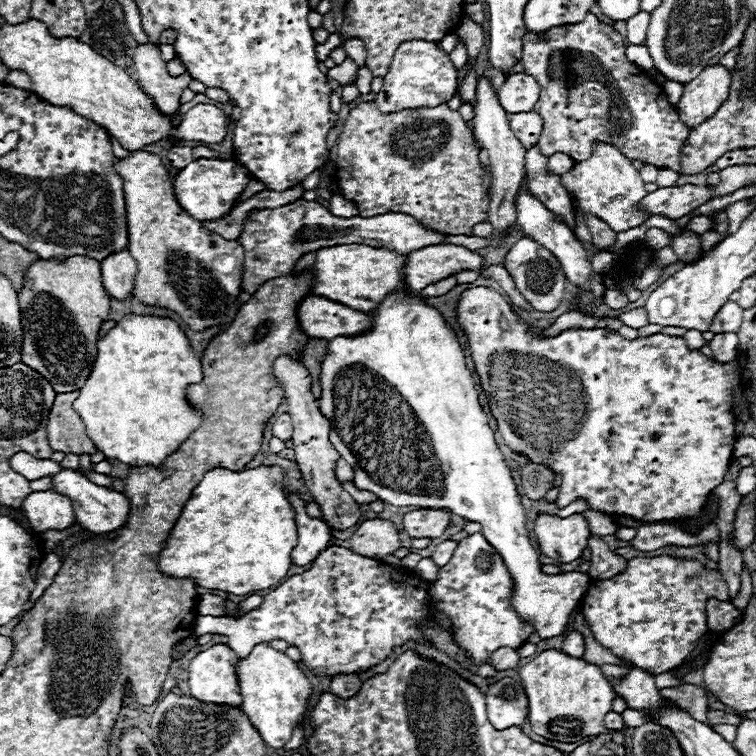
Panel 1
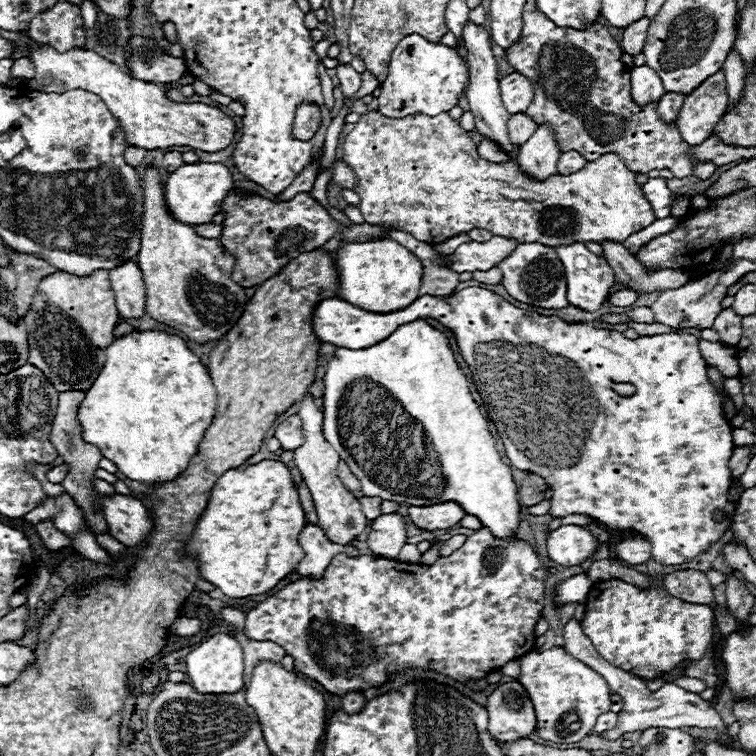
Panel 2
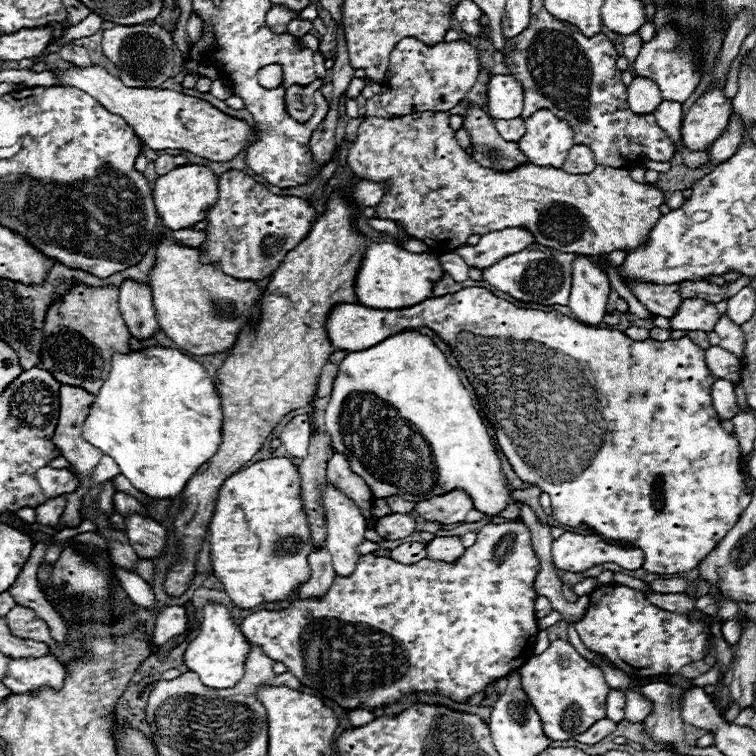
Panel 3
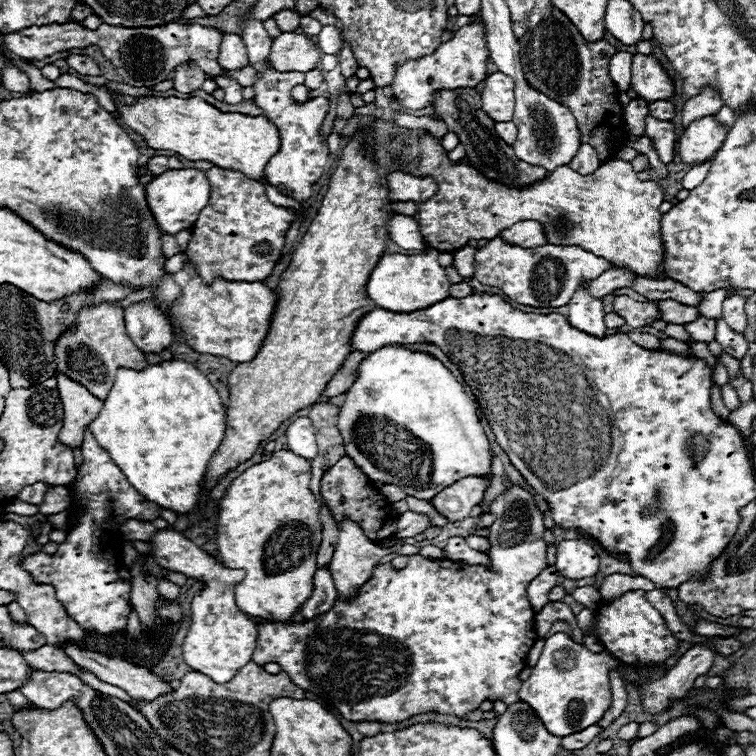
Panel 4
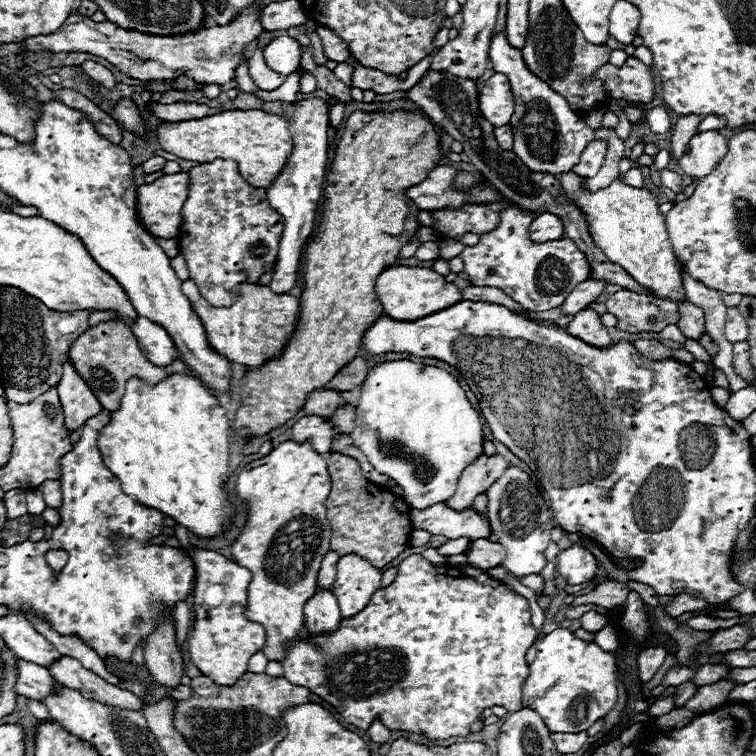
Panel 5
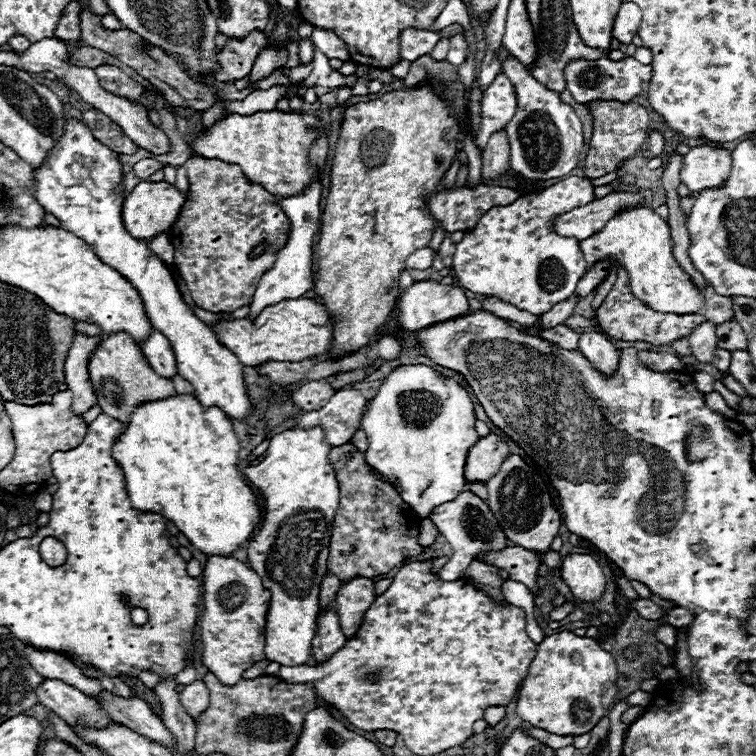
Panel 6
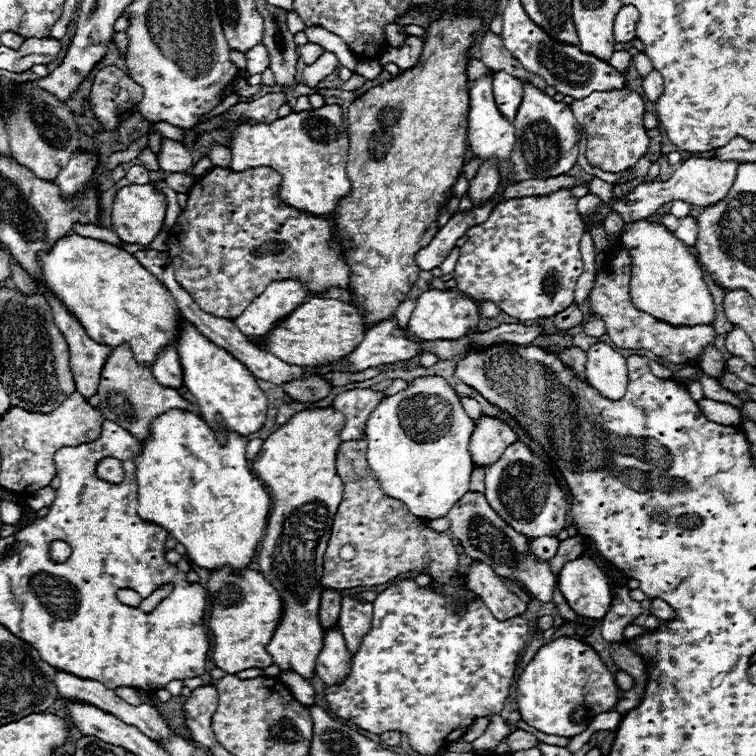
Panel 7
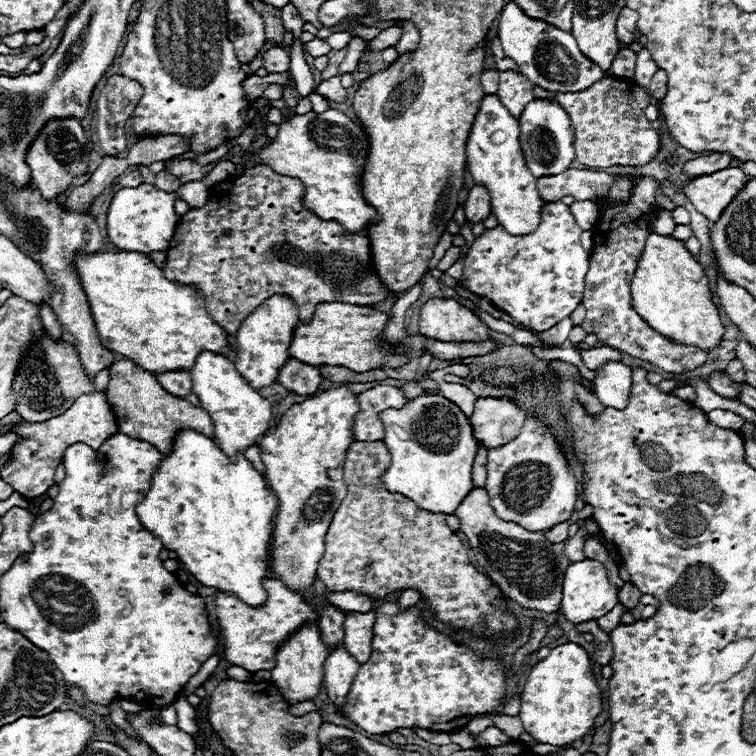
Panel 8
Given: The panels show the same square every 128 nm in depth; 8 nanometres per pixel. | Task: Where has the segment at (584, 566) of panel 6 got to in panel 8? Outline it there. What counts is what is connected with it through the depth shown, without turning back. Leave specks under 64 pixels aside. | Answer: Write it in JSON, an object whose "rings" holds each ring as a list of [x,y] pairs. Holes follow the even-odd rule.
{"rings":[[[580,560],[572,562],[564,574],[564,590],[562,590],[562,608],[560,612],[572,624],[582,624],[588,620],[598,620],[600,616],[608,614],[616,604],[616,586],[608,582],[606,568],[596,560]]]}

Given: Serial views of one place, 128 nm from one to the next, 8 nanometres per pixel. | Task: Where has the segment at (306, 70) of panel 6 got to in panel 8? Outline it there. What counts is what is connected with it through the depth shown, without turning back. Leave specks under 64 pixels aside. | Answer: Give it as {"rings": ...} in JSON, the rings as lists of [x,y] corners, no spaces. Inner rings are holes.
{"rings":[[[316,38],[316,40],[306,42],[304,50],[306,50],[306,54],[308,54],[310,58],[318,58],[318,56],[328,54],[328,52],[330,52],[330,46],[328,46],[324,40],[318,40],[318,38]]]}

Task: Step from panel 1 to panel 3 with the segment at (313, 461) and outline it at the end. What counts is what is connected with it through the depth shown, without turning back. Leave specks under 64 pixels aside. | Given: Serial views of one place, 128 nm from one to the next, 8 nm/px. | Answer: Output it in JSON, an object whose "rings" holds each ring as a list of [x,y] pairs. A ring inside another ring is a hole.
{"rings":[[[326,486],[324,490],[324,506],[328,528],[326,548],[332,556],[332,566],[336,574],[348,578],[352,576],[358,560],[362,558],[356,548],[366,540],[364,516],[356,508],[356,504],[352,504],[342,492],[332,486]]]}

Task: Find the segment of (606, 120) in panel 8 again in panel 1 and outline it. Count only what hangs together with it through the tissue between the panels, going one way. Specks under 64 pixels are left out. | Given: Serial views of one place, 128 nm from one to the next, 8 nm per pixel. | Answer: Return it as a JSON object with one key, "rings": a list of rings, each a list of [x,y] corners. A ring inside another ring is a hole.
{"rings":[[[552,154],[550,156],[550,162],[548,162],[548,168],[554,172],[554,174],[566,174],[572,166],[576,164],[576,160],[574,158],[570,158],[568,154]]]}

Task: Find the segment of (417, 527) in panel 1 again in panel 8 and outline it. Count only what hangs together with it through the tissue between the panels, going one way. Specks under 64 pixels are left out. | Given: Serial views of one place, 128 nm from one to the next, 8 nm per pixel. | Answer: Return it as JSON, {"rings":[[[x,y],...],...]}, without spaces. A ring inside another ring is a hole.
{"rings":[[[478,398],[472,412],[472,428],[478,442],[484,442],[488,448],[496,448],[500,444],[508,444],[508,440],[514,440],[520,434],[520,428],[524,424],[524,412],[512,398]]]}

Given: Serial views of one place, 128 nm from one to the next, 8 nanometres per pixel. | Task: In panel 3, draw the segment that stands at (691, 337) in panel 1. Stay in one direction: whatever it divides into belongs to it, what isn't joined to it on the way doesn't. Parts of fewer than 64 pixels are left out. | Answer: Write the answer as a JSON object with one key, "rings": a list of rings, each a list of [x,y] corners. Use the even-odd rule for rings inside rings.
{"rings":[[[712,346],[706,350],[706,364],[714,378],[724,378],[732,382],[740,380],[740,360],[720,346]]]}

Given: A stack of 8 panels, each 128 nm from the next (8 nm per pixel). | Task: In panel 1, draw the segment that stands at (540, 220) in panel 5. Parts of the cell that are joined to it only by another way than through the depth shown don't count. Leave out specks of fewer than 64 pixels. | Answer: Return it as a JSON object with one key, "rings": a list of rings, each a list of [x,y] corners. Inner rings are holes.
{"rings":[[[438,244],[414,250],[404,272],[414,296],[418,296],[428,284],[448,278],[460,270],[480,270],[482,260],[484,258],[476,250],[452,244]]]}

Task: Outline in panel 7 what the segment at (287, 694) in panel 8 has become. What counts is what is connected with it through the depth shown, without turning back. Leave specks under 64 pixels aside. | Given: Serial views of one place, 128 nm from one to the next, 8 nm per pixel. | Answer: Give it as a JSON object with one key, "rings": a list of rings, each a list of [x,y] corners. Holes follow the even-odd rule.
{"rings":[[[332,406],[296,412],[264,440],[252,464],[252,470],[272,496],[268,530],[260,542],[256,562],[264,578],[280,592],[286,604],[280,626],[268,644],[268,654],[282,672],[296,672],[308,682],[314,676],[316,658],[324,648],[324,628],[320,628],[318,608],[320,594],[324,592],[324,554],[334,514],[342,502],[342,480],[336,474],[336,454],[342,444],[340,432],[344,422],[344,414]]]}

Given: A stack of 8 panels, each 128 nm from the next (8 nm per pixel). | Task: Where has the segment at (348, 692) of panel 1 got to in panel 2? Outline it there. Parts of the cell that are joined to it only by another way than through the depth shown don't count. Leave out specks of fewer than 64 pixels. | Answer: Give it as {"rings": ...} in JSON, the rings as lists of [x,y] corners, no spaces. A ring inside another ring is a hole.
{"rings":[[[352,692],[342,698],[342,708],[346,714],[358,714],[364,708],[364,704],[366,704],[366,698],[358,692]]]}

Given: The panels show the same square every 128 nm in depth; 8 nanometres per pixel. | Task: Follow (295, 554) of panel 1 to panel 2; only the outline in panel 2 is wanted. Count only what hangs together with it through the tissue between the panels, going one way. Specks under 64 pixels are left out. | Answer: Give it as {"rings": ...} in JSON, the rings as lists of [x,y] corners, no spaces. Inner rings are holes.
{"rings":[[[306,524],[306,528],[302,530],[300,546],[306,552],[306,556],[298,564],[296,570],[298,570],[298,574],[302,578],[310,576],[314,580],[320,580],[324,576],[332,556],[336,556],[338,553],[346,553],[352,557],[360,555],[356,547],[332,544],[326,538],[326,534],[322,532],[322,528],[320,526],[312,526],[312,524]]]}

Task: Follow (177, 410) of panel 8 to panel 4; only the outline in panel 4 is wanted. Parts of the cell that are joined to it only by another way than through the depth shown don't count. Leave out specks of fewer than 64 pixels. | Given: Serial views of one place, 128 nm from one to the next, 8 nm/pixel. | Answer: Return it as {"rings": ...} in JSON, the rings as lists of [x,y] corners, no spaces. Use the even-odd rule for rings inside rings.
{"rings":[[[100,304],[86,308],[78,314],[76,324],[72,330],[64,332],[54,348],[56,354],[56,366],[58,372],[64,372],[72,380],[86,386],[96,398],[106,400],[110,394],[118,368],[132,368],[132,370],[144,370],[148,366],[144,354],[132,344],[126,322],[124,322],[124,310],[112,308],[110,304]]]}

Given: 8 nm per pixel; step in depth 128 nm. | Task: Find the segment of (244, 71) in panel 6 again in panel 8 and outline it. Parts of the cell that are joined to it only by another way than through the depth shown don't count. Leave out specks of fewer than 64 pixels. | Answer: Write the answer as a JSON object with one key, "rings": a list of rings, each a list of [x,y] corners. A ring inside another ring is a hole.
{"rings":[[[270,48],[264,56],[264,68],[268,72],[286,72],[290,70],[290,56],[286,50]]]}

